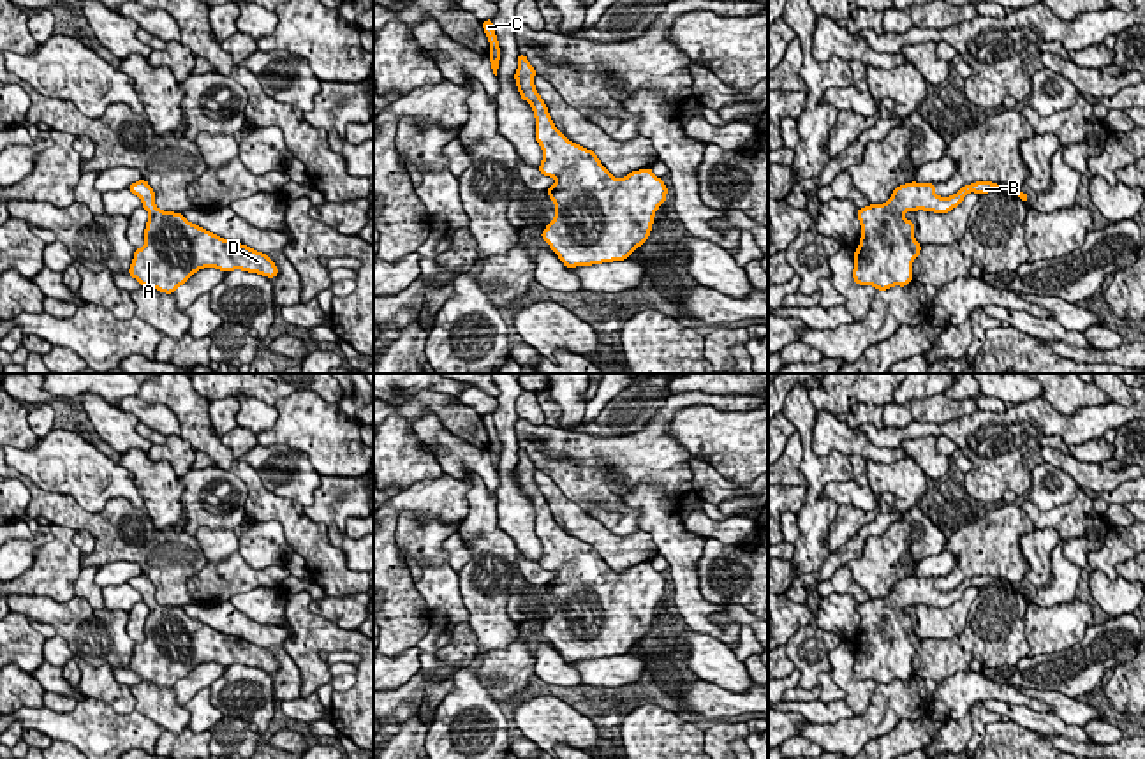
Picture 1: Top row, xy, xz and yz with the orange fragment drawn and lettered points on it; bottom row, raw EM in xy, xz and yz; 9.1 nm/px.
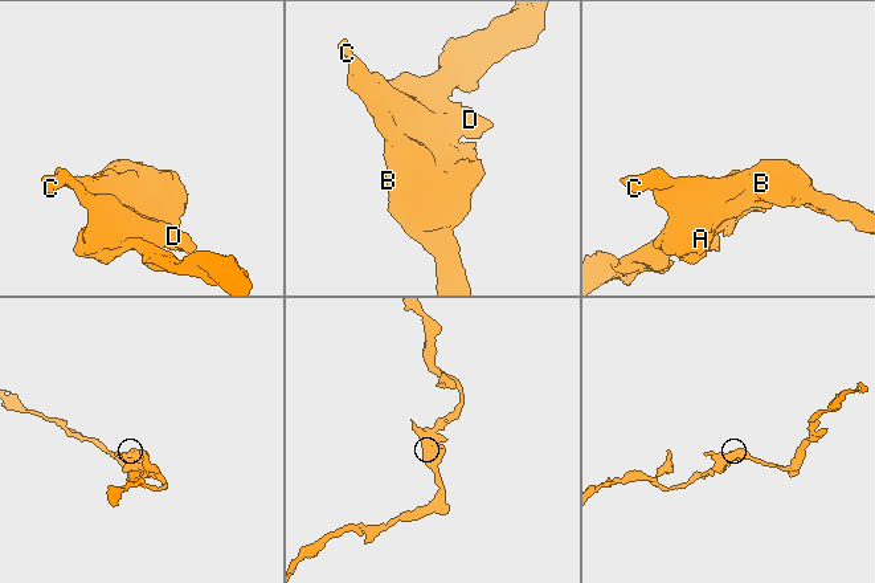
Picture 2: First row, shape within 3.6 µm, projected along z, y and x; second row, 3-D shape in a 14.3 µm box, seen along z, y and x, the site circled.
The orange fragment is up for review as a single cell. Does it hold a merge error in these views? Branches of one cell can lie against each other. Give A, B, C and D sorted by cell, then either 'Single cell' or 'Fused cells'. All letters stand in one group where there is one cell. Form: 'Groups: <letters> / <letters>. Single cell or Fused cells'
Groups: A B C D. Single cell

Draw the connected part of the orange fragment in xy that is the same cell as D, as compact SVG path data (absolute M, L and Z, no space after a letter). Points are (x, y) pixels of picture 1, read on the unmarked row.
M146 574L132 578L129 585L143 595L143 602L150 608L144 623L146 637L136 643L129 664L129 669L141 680L173 689L203 662L217 662L225 667L241 664L268 673L278 669L278 662L266 648L218 632L190 618L181 608L159 604L155 586Z

